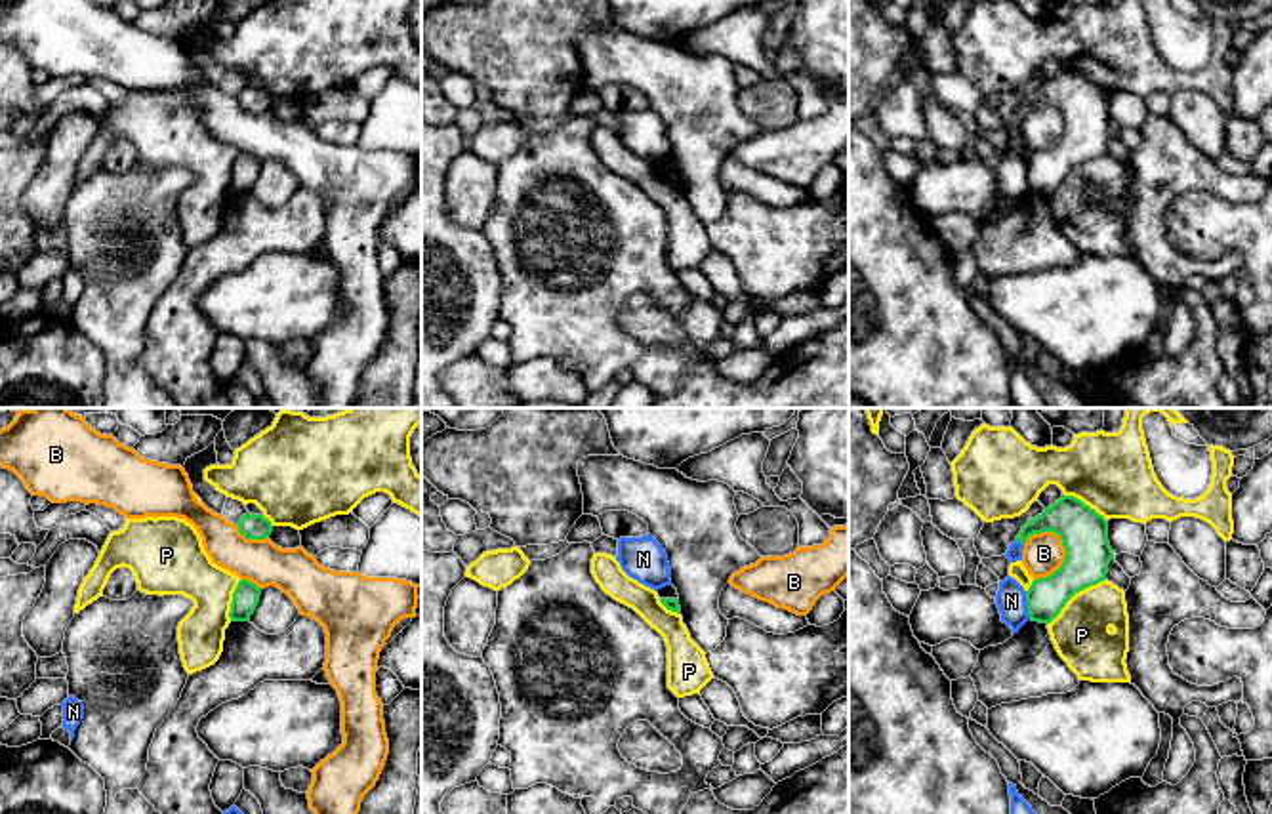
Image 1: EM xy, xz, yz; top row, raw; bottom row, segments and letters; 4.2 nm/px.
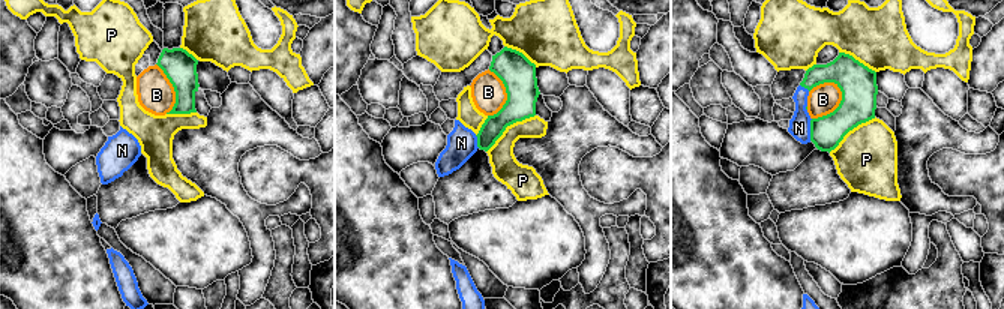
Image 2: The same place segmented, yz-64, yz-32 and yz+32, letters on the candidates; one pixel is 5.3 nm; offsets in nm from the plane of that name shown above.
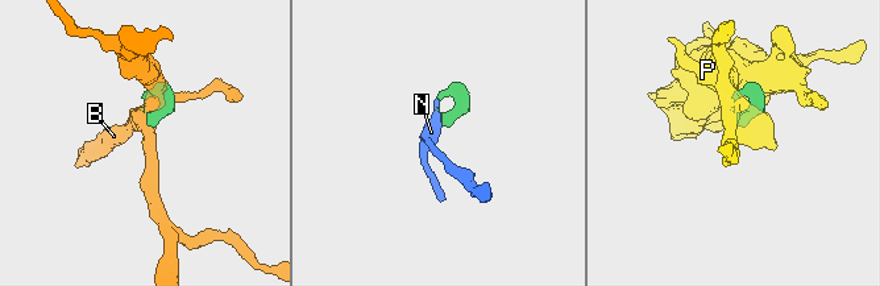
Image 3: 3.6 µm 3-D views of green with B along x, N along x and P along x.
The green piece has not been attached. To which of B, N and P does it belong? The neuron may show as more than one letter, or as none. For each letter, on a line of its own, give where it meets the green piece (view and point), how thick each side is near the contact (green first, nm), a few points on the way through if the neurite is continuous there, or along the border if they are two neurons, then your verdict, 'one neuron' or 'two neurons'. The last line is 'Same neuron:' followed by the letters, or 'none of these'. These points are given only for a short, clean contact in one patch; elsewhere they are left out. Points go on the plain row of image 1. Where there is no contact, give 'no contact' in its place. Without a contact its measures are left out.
B: yz (1065, 134) | 200/170 nm | two neurons
N: yz (1028, 178) | 160/130 nm | across yz (1046, 170), (1028, 178), (1015, 178), (1011, 174) | one neuron
P: yz (1074, 166) | 190/240 nm | two neurons
Same neuron: N

